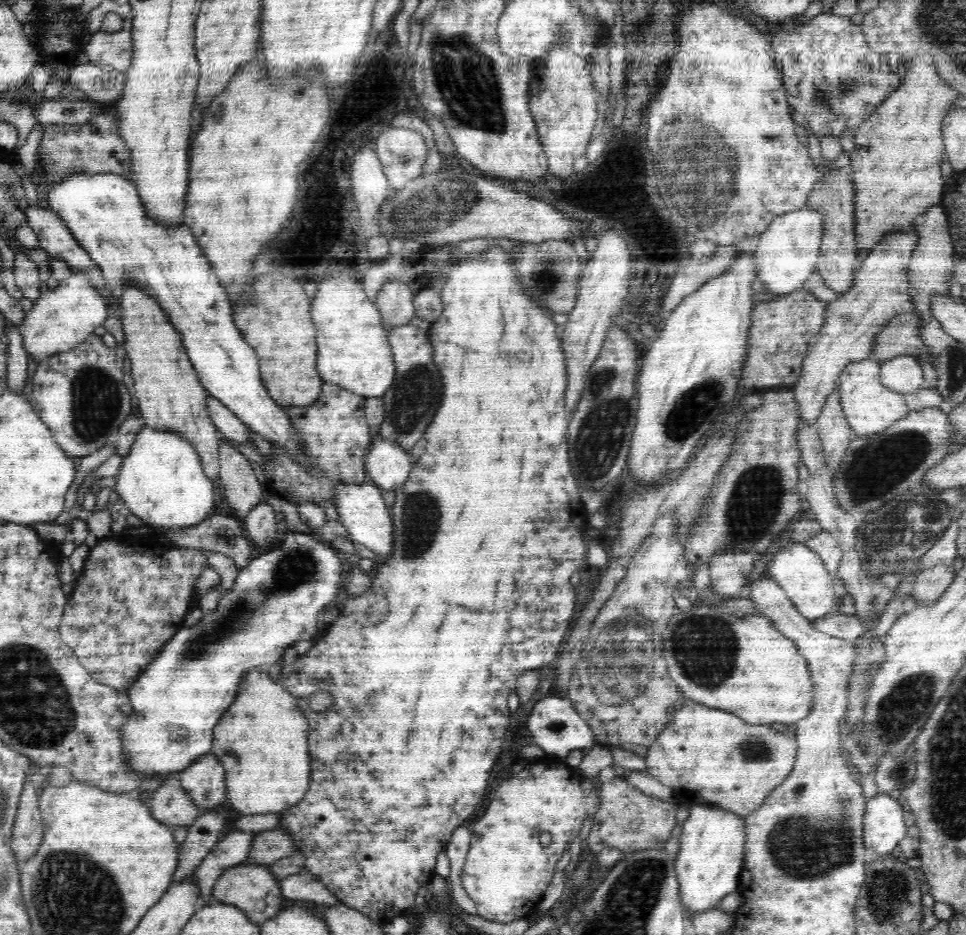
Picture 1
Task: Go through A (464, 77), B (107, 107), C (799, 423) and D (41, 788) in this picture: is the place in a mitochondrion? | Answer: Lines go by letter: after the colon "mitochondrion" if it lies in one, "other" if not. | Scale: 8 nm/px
A: mitochondrion
B: other
C: other
D: other

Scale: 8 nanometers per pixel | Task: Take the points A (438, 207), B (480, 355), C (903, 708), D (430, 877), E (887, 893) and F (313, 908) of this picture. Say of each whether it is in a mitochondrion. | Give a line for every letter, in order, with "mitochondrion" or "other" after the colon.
A: mitochondrion
B: other
C: mitochondrion
D: other
E: mitochondrion
F: other

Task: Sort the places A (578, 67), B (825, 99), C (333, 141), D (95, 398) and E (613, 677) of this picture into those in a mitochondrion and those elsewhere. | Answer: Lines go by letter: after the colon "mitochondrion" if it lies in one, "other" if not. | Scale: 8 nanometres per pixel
A: other
B: mitochondrion
C: other
D: mitochondrion
E: mitochondrion

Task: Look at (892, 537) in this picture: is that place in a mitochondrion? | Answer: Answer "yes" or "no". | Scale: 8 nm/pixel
yes

